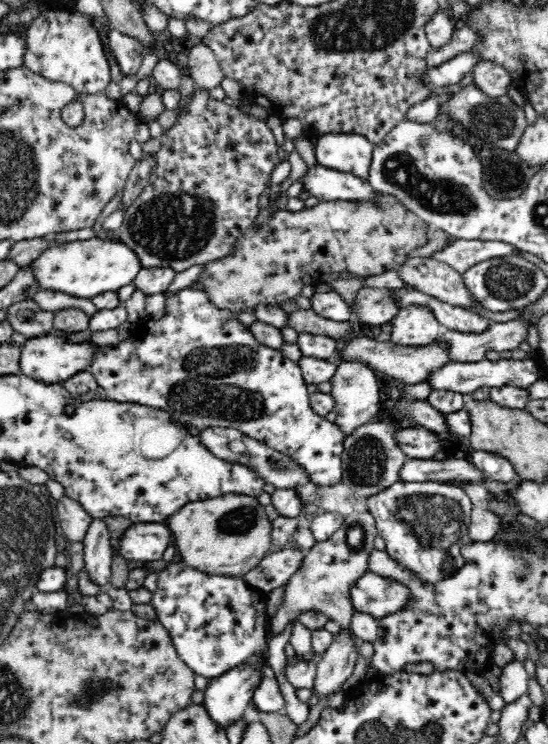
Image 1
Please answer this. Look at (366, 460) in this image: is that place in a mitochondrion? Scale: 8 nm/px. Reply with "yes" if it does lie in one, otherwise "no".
yes

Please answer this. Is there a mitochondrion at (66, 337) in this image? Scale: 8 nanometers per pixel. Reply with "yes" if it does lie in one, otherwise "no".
no

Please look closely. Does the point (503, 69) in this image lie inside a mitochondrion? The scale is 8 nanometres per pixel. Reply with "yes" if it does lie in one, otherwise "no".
no

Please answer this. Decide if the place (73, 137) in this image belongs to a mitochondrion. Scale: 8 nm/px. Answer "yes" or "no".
no

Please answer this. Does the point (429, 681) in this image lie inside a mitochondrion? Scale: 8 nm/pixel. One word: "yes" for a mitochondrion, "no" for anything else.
no

